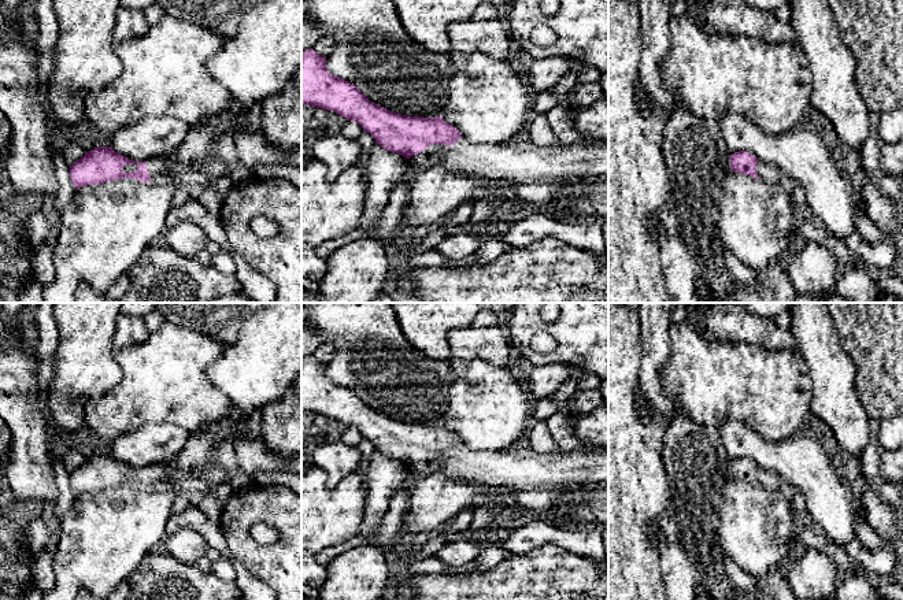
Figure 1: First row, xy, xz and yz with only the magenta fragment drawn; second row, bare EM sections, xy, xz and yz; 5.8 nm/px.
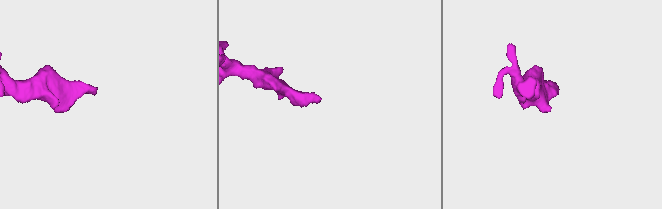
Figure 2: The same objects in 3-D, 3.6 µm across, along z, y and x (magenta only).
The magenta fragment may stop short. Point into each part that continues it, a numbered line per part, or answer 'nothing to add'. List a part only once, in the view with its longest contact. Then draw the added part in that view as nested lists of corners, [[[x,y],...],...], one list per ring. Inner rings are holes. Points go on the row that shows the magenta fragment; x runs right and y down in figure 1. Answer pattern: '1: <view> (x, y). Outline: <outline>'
1: xz (520, 162). Outline: [[[525,136],[504,144],[471,144],[460,138],[452,147],[429,145],[410,162],[417,167],[441,163],[474,178],[511,184],[580,182],[608,178],[608,140],[588,147],[566,147],[556,140],[549,147],[537,147]]]

